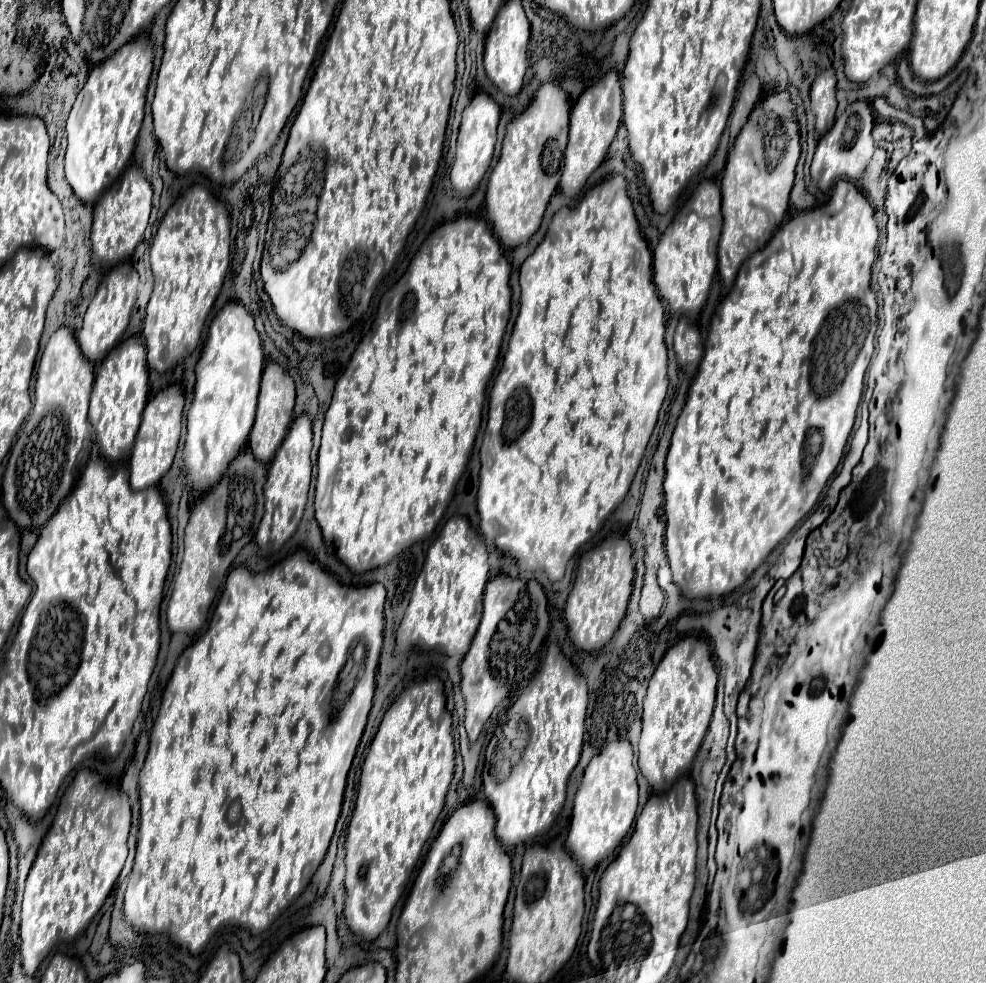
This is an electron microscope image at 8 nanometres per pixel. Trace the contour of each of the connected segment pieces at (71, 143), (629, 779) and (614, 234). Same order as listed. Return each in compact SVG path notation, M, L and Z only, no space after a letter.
M145 36L129 40L113 56L97 64L77 94L75 106L67 118L67 154L65 178L75 196L83 202L95 202L103 190L117 180L129 162L137 132L143 120L145 92L153 70L153 44Z
M627 740L609 742L585 768L583 784L575 796L567 848L573 852L581 868L591 870L603 858L613 854L631 830L637 812L637 772L633 768L633 752Z
M607 176L603 182L593 186L581 198L577 206L561 208L553 216L553 222L543 242L523 262L521 272L519 272L521 310L515 320L509 346L503 358L503 366L501 366L503 374L501 372L497 374L491 394L489 394L487 436L483 436L483 444L479 450L481 482L479 482L479 494L477 494L477 512L481 518L479 528L485 540L493 542L499 550L513 556L521 570L543 570L551 582L557 582L563 578L565 564L571 560L575 550L599 530L603 520L621 504L621 500L629 492L631 480L639 468L645 446L655 428L659 408L667 394L667 348L663 340L665 338L665 306L657 304L657 300L661 298L651 280L653 276L645 280L645 272L641 272L641 268L651 268L651 252L649 248L645 248L645 256L641 256L641 252L637 252L635 256L637 236L641 236L641 230L639 230L639 222L633 212L633 202L627 194L627 180L623 176Z

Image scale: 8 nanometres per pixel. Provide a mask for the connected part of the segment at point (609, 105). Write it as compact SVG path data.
M609 70L597 84L589 86L575 102L571 110L571 128L569 128L569 144L565 150L565 166L559 182L559 190L565 196L577 196L579 190L585 186L589 174L603 162L609 144L615 138L623 116L621 106L621 84L615 70Z

